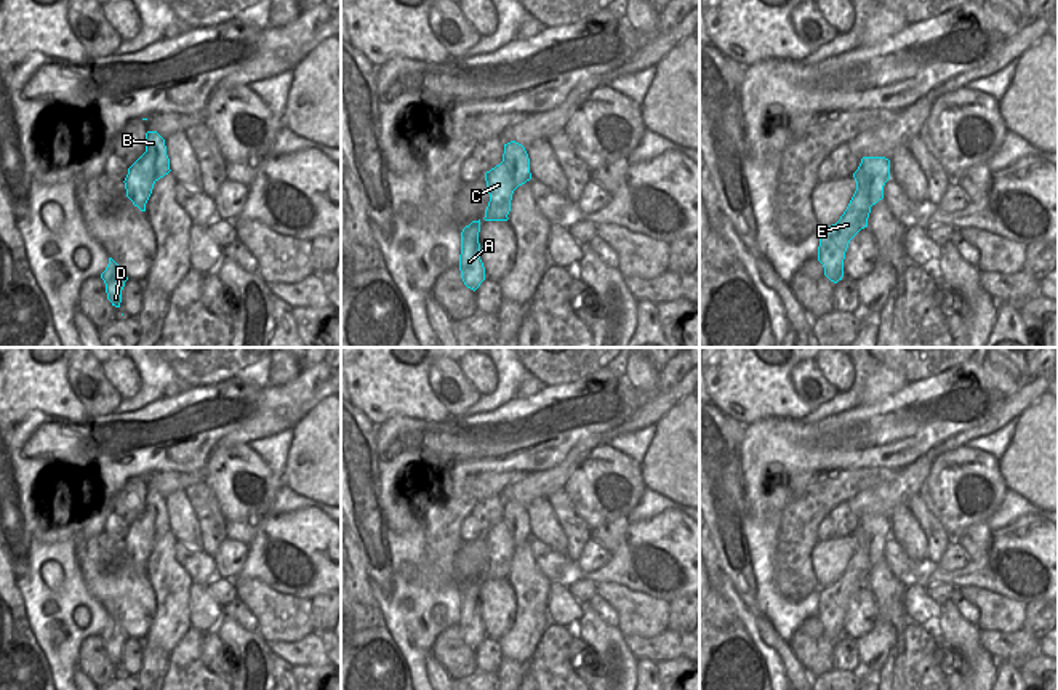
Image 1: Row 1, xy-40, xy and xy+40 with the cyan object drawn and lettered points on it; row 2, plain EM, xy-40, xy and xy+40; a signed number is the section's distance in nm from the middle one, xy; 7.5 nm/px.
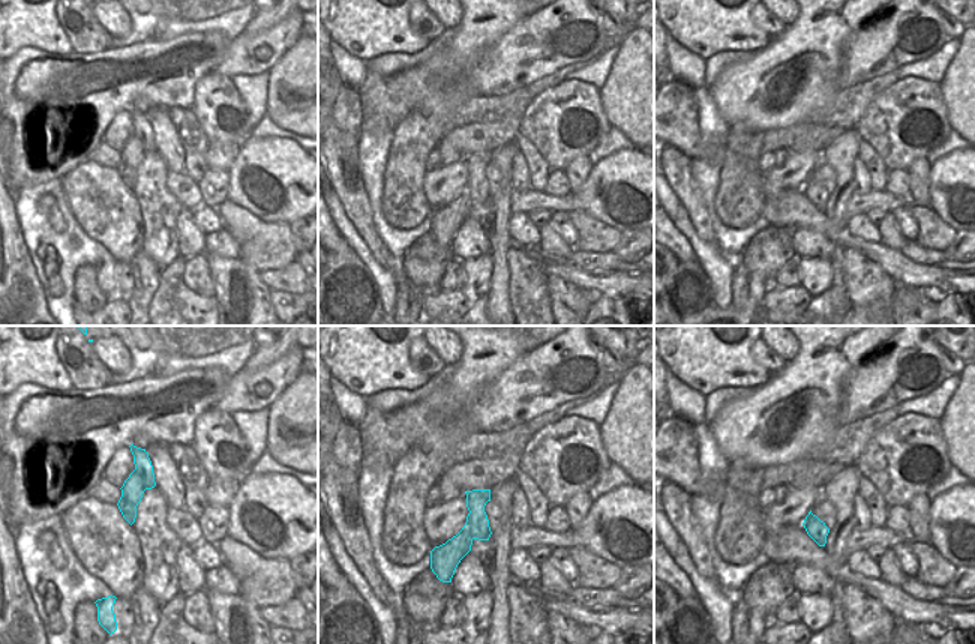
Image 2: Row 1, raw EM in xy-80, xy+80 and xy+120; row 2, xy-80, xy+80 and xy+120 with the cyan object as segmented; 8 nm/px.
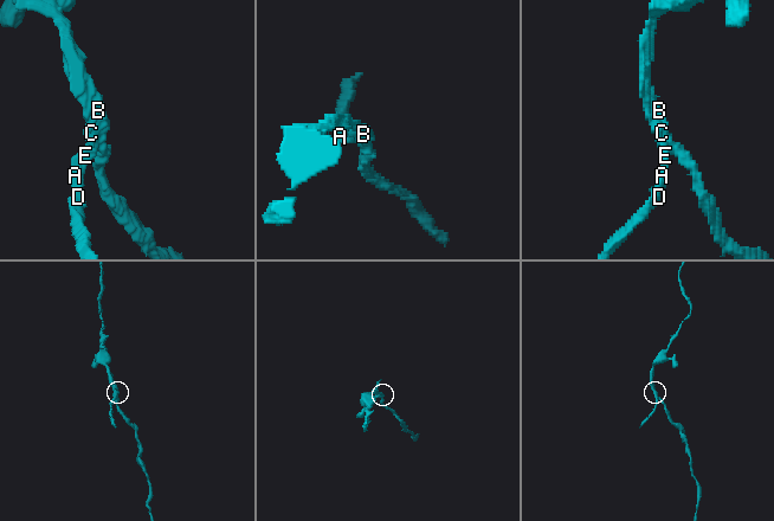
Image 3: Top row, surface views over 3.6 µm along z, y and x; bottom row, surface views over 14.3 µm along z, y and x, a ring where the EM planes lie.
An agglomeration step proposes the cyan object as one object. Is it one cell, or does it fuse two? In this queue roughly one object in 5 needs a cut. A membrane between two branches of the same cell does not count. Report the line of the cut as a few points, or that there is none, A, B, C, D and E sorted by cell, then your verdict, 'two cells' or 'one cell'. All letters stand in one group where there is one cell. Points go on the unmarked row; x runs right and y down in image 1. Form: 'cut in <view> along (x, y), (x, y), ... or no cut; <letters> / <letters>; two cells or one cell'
cut in xy+40 along (849, 562), (857, 573), (866, 577); A D E / B C; two cells

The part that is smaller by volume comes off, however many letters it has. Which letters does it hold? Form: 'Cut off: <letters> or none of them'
Cut off: A, D, E

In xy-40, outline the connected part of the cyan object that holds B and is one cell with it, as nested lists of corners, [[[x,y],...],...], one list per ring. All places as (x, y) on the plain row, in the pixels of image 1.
[[[147,490],[146,511],[128,527],[123,540],[126,556],[134,565],[146,570],[154,543],[170,530],[165,498],[157,490]]]

